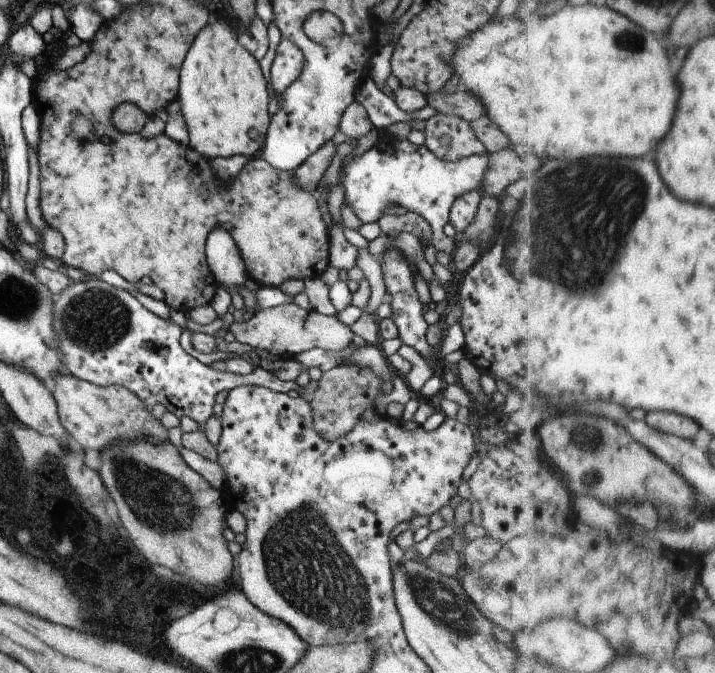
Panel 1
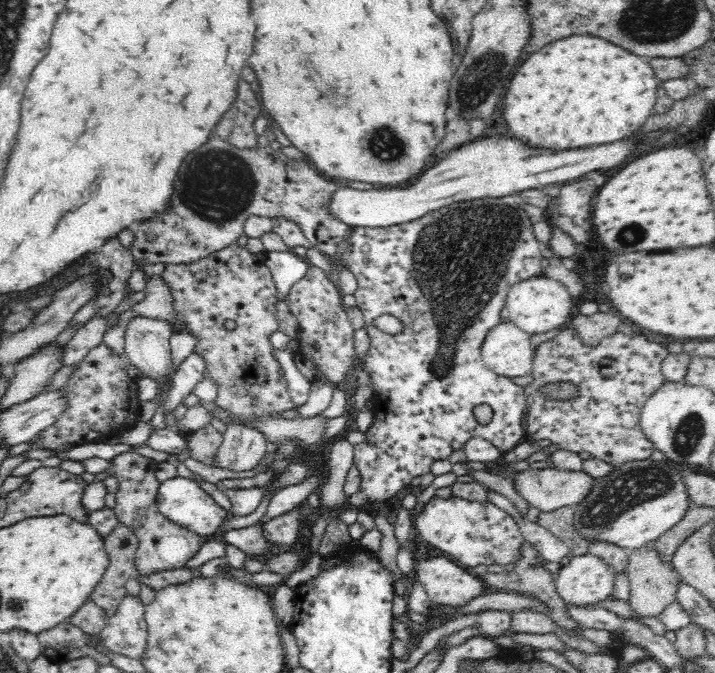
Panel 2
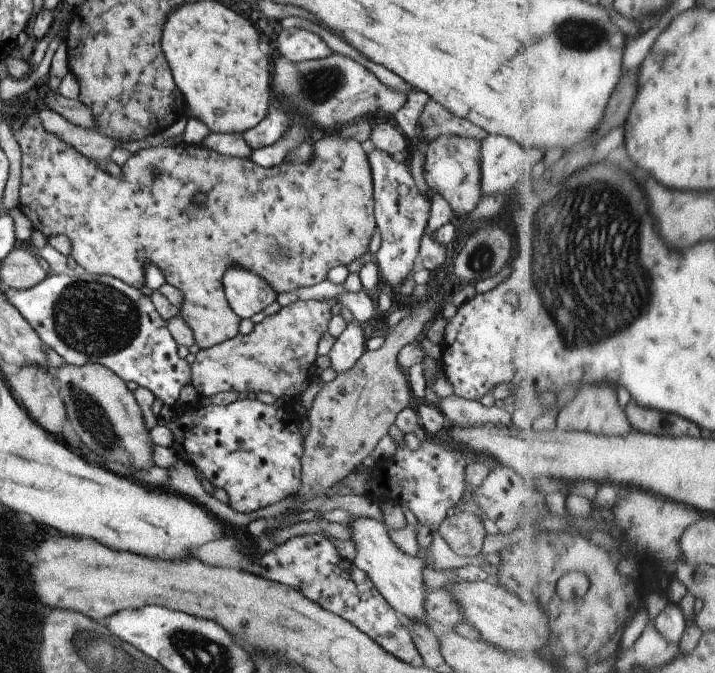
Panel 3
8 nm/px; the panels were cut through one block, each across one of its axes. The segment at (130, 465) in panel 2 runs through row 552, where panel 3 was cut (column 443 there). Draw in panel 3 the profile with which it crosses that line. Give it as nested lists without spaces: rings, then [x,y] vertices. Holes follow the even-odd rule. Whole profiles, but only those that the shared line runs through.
[[[440,135],[427,147],[423,177],[430,190],[439,192],[452,207],[456,217],[470,214],[483,195],[481,189],[481,141],[460,135]]]

